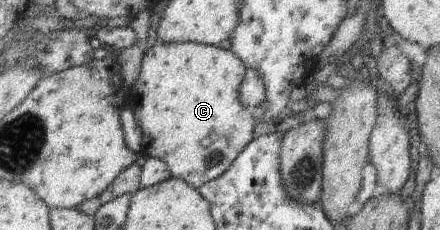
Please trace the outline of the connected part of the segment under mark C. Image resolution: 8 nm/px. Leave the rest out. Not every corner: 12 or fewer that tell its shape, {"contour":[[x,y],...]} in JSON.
{"contour":[[149,47],[128,94],[143,154],[195,189],[253,142],[246,65]]}

